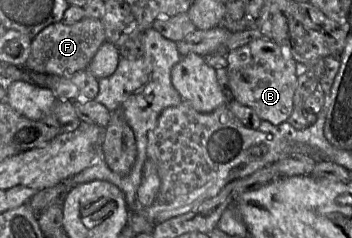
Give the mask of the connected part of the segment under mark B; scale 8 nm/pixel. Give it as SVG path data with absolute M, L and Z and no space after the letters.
M265 37L230 51L225 57L231 100L252 108L261 120L272 124L288 121L294 110L298 63L278 44Z

